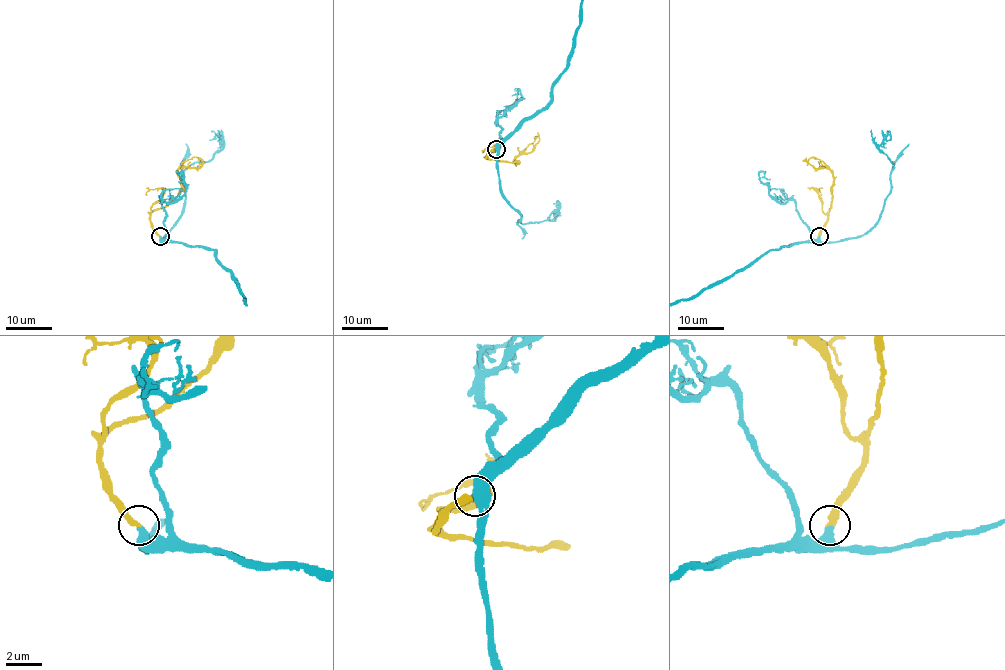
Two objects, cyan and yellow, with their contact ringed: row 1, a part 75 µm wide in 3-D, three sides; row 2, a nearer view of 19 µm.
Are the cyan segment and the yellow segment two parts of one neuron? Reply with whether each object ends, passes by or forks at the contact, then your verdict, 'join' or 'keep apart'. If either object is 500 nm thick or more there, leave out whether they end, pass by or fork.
join

